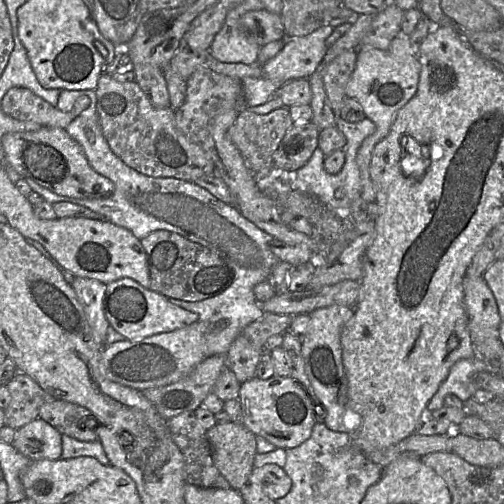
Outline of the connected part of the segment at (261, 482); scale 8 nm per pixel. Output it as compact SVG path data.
M275 464L253 468L248 482L257 485L265 495L274 501L286 496L292 486L292 481L283 467Z

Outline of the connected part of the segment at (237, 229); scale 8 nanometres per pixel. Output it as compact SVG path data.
M95 90L77 92L80 93L78 97L88 97L90 104L72 119L65 130L82 147L91 167L114 184L114 191L107 197L96 199L77 199L61 196L50 190L48 192L63 198L63 202L75 203L98 213L104 220L131 231L138 239L154 231L166 230L207 247L223 258L234 274L233 282L227 289L202 301L169 301L198 314L198 321L215 323L216 327L208 329L205 334L207 358L213 355L226 356L230 345L243 328L262 317L265 312L254 297L254 287L267 280L272 269L280 262L270 249L274 238L243 217L232 204L217 199L193 181L150 177L127 166L112 152L102 134L96 111Z

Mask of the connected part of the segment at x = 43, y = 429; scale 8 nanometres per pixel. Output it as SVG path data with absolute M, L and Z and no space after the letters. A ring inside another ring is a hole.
M40 418L17 429L12 444L31 461L61 459L62 434Z

